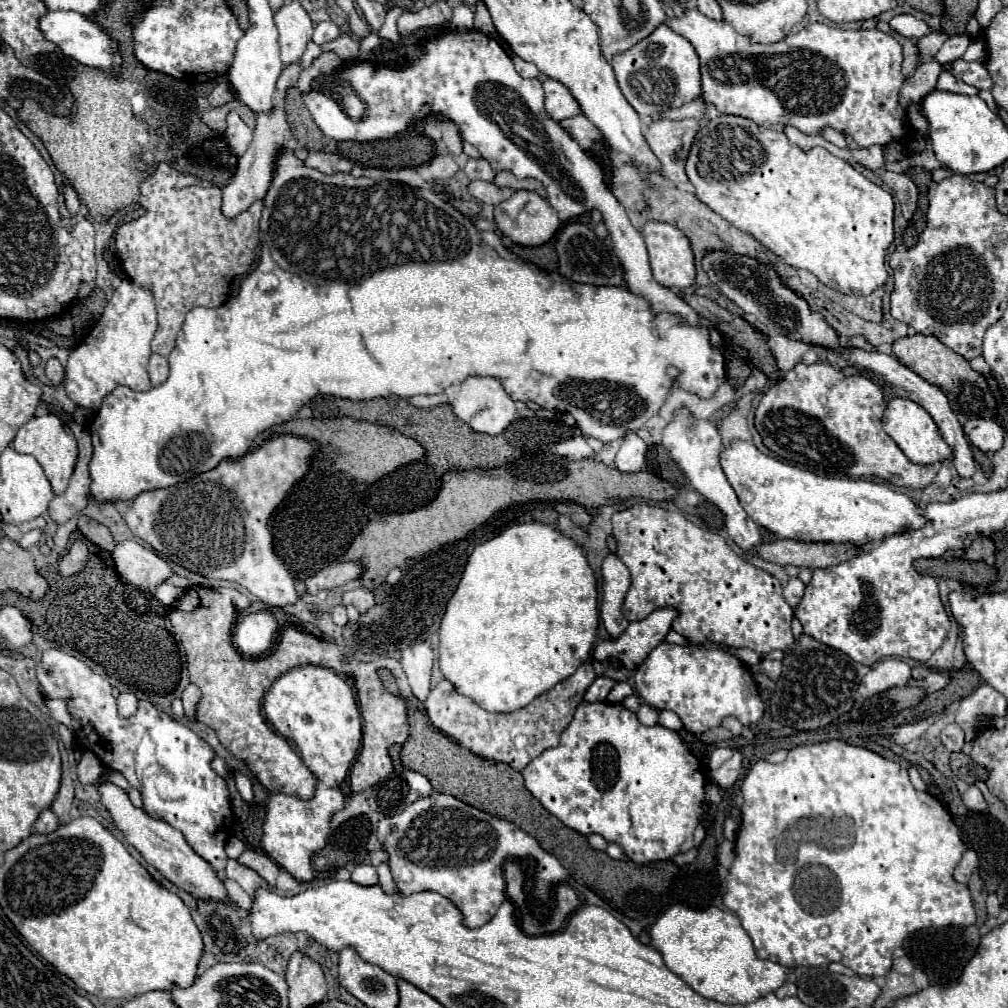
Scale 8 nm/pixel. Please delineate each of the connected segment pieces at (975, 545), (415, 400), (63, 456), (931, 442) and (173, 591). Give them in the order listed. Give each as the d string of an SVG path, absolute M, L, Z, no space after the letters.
M989 537L973 541L971 547L967 547L967 559L973 559L973 561L993 557L993 555L995 555L995 545L993 545L993 541Z
M417 395L417 397L411 397L409 403L415 407L435 407L435 405L447 403L447 397L445 395Z
M41 415L41 417L33 417L31 421L27 421L15 435L13 439L13 449L17 453L27 453L27 455L33 455L39 465L43 467L49 483L51 483L51 489L55 495L59 493L65 493L67 489L67 481L73 473L73 467L75 467L75 459L77 459L77 443L75 443L75 437L73 433L63 425L63 421L57 417L57 415Z
M893 397L887 403L885 415L883 415L883 429L897 443L897 447L907 455L907 459L913 463L931 465L937 461L951 461L951 447L943 441L933 417L911 399Z
M163 583L163 585L159 585L159 589L155 589L153 595L155 595L155 599L157 599L159 603L163 603L163 605L171 605L171 603L181 595L181 589Z

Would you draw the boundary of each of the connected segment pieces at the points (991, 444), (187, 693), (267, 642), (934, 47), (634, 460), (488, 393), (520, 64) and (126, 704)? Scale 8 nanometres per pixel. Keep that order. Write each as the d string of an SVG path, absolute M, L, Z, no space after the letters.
M971 419L971 421L967 421L967 423L963 425L963 429L965 429L969 441L971 441L977 449L981 449L981 451L985 451L985 453L989 453L989 451L999 451L999 449L1003 447L1003 437L1005 437L1005 433L1003 433L1003 429L1001 429L995 421Z
M189 683L189 685L185 687L185 691L181 693L181 701L183 701L185 713L187 713L189 719L193 719L193 721L195 721L195 705L197 705L199 697L201 697L201 691L199 691L199 687L193 685L193 683Z
M257 613L255 621L245 621L235 629L235 645L243 655L255 657L271 647L277 631L277 621L271 615Z
M933 31L933 33L925 35L923 39L919 39L917 47L919 47L921 57L933 57L949 37L951 37L951 35L943 33L943 31Z
M629 433L621 449L617 451L615 467L623 473L637 473L645 465L645 453L647 453L647 445L635 433Z
M469 377L459 385L459 393L451 403L453 413L465 421L471 429L487 435L499 435L511 421L521 419L516 415L516 406L513 399L505 393L501 383L493 377Z
M513 57L513 63L515 63L515 69L517 69L517 73L521 75L521 77L525 77L525 79L531 79L531 77L539 77L539 69L533 65L533 63L529 63L529 61L523 61L521 57Z
M121 693L117 697L117 707L119 707L119 715L121 717L129 717L137 711L137 697L131 693Z

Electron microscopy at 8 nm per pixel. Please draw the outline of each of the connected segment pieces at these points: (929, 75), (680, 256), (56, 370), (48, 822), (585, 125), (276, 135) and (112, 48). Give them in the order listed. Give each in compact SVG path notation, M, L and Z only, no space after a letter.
M927 61L923 65L919 65L915 69L915 73L911 77L907 77L905 85L901 87L901 93L899 93L899 101L909 107L911 103L919 103L923 97L927 97L929 89L935 87L937 83L937 77L941 73L943 65L935 63L935 61Z
M649 221L643 227L643 241L649 251L649 261L651 261L651 271L653 277L659 285L670 290L685 289L695 283L695 265L693 265L693 253L689 239L673 225L669 223L659 223L659 221Z
M49 359L45 363L45 375L51 379L53 385L61 385L63 383L63 367L59 365L57 359Z
M45 809L35 821L35 833L53 833L57 827L59 827L59 817L51 809Z
M581 113L577 117L571 117L571 119L565 119L559 123L563 129L569 131L569 135L587 151L591 149L593 143L597 143L599 139L605 139L599 129L595 129L595 125L591 125L591 121Z
M273 109L271 115L257 115L257 127L255 127L255 135L253 141L249 145L249 149L239 157L239 167L231 179L231 183L223 189L223 215L227 219L237 217L239 213L247 211L255 201L263 199L269 185L271 185L271 177L273 177L273 161L277 157L277 149L287 145L285 141L285 131L289 129L287 121L285 121L285 111L283 109Z
M49 11L39 19L39 29L43 37L47 37L51 43L55 43L67 57L79 61L81 65L91 65L99 67L105 73L117 77L119 65L121 65L121 55L117 49L117 43L93 21L89 21L85 15L75 13L75 11Z

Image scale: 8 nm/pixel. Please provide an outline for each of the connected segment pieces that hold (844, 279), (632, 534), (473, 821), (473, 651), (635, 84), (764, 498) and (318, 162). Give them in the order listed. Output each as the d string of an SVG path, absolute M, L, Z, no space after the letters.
M719 115L711 119L709 125L705 123L699 127L687 157L685 173L701 203L719 213L733 227L753 235L785 263L811 271L827 287L839 293L869 295L887 281L889 275L883 261L887 247L895 239L893 197L823 147L803 151L791 145L783 131L759 127L743 117Z
M635 503L631 505L629 509L623 509L623 511L617 511L611 519L613 523L613 537L617 539L617 557L627 565L629 573L631 573L631 587L627 591L627 597L625 597L625 603L623 603L623 615L627 617L627 621L643 621L643 617L651 615L655 609L661 609L661 607L673 607L679 617L675 617L671 629L677 631L679 635L683 635L691 645L699 645L699 643L717 643L717 645L723 645L723 647L729 647L729 649L741 649L741 647L747 647L747 649L753 649L759 657L775 651L775 649L789 649L793 645L793 635L791 635L791 625L789 621L793 621L793 609L787 605L787 601L783 599L783 593L781 593L781 583L771 577L767 571L751 565L749 561L745 561L739 553L735 553L727 541L717 535L717 533L711 533L707 529L699 529L697 525L693 525L691 521L687 521L681 513L677 511L669 511L669 509L663 509L663 507L649 507L647 503Z
M431 793L431 797L423 797L401 813L379 821L377 839L389 853L389 869L399 893L435 891L447 897L463 913L463 925L469 929L491 921L505 901L503 865L509 859L531 857L539 887L555 887L569 877L565 867L551 853L543 851L531 835L505 819L493 817L443 793Z
M539 521L517 523L477 545L469 555L463 577L441 621L439 665L445 679L485 711L517 711L589 661L597 625L597 579L583 547L551 525Z
M659 25L647 39L613 59L613 71L629 105L641 117L655 117L661 111L691 103L701 95L699 55L693 45L667 25Z
M733 439L727 447L723 447L723 453L719 455L721 469L727 475L727 481L735 489L739 503L743 505L745 513L761 527L771 531L779 539L797 539L807 543L817 541L833 541L833 543L855 543L863 545L869 541L881 541L887 535L899 533L905 527L919 529L925 525L923 511L917 509L917 505L903 493L893 491L885 483L873 483L865 479L852 479L847 475L835 475L835 477L819 477L815 473L803 471L799 467L787 465L779 459L773 459L769 455L763 455L751 441Z
M311 153L305 163L313 169L319 169L321 173L335 173L335 171L349 173L353 169L353 163L341 157L339 153Z

